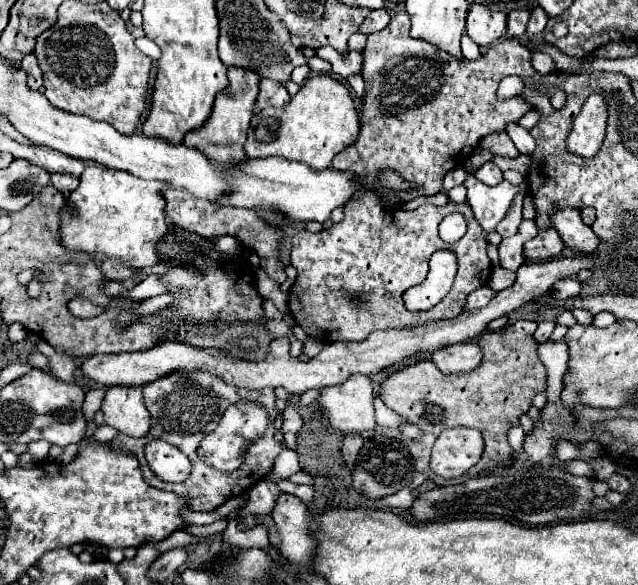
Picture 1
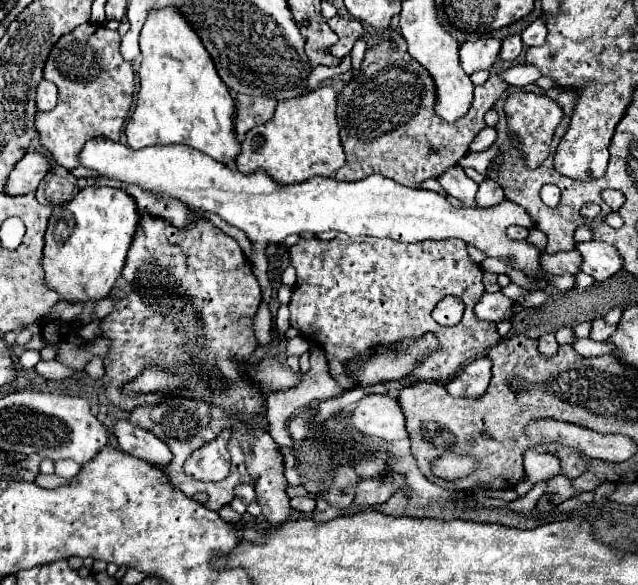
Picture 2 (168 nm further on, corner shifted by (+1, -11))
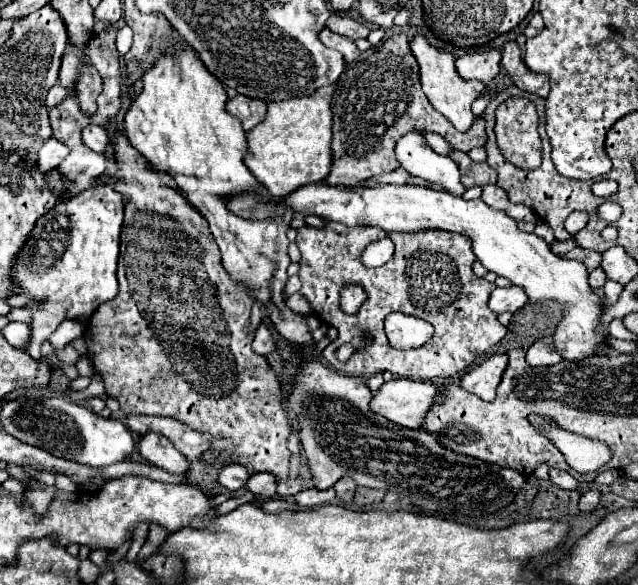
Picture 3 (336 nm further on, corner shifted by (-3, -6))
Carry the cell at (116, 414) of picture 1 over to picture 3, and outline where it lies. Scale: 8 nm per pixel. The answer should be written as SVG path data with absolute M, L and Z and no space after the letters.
M154 432L142 434L138 440L138 452L150 464L154 464L170 474L184 474L188 468L186 458L162 434L154 434Z

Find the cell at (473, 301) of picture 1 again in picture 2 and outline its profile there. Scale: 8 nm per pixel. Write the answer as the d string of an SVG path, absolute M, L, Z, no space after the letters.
M500 291L498 293L484 293L482 299L478 301L478 305L474 307L474 313L478 319L498 323L498 321L514 315L514 301L508 299L506 295L502 295Z

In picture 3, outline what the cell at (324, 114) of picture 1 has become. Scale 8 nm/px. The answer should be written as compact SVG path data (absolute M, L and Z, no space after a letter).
M334 84L322 86L310 96L270 102L266 118L248 132L248 154L244 156L244 164L274 198L328 176L334 160L330 150L332 94Z

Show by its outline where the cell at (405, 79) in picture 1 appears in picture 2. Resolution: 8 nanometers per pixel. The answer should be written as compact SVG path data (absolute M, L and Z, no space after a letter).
M402 37L388 39L378 47L370 47L360 65L360 73L350 79L350 83L338 93L338 125L340 125L340 141L346 153L346 163L338 169L338 181L360 181L372 173L394 179L400 185L416 187L426 179L434 179L446 171L446 167L456 165L466 153L472 139L486 127L484 113L498 101L498 97L508 89L506 83L498 79L498 75L490 75L490 79L474 89L474 103L470 111L458 119L458 123L446 123L442 117L434 115L434 83L426 69L410 59L406 51L406 41Z

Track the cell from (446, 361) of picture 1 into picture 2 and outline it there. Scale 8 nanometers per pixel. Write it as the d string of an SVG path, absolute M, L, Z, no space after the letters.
M478 357L460 369L448 383L446 389L452 397L480 397L486 393L492 379L492 361Z

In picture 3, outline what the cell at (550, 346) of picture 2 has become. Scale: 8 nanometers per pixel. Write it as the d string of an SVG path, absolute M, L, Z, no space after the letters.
M544 336L540 340L536 340L528 352L526 352L526 362L530 366L552 366L558 364L562 360L562 356L554 350L554 338L552 336Z

